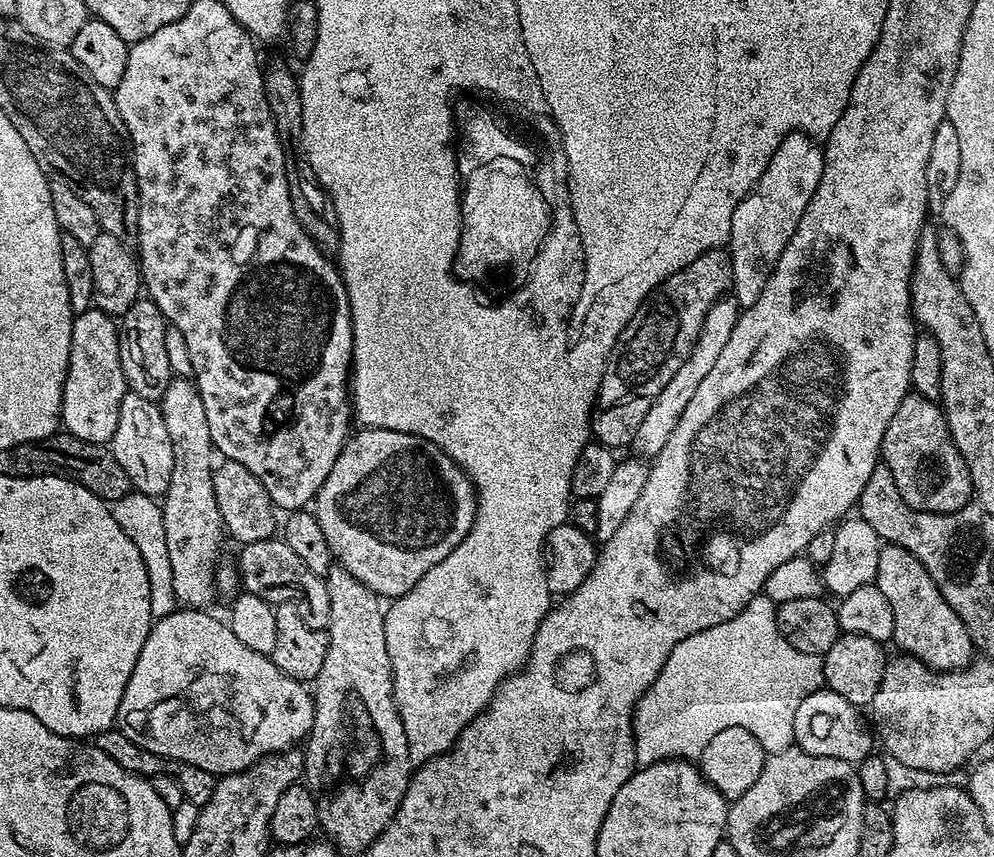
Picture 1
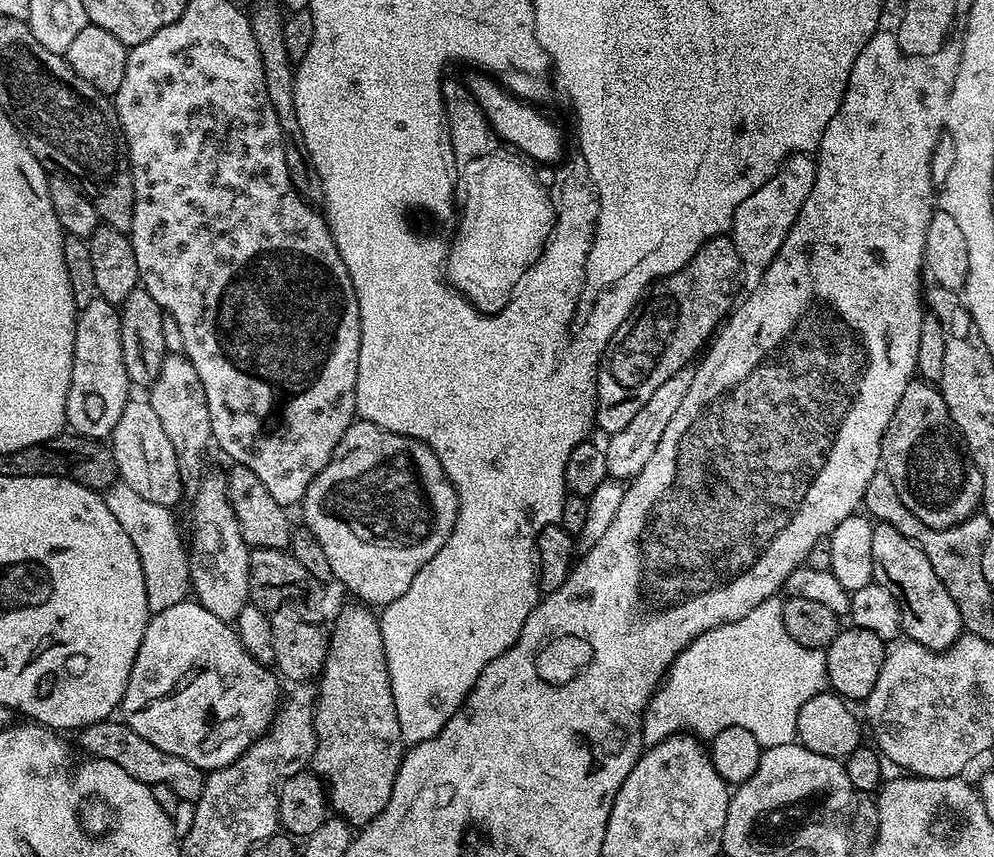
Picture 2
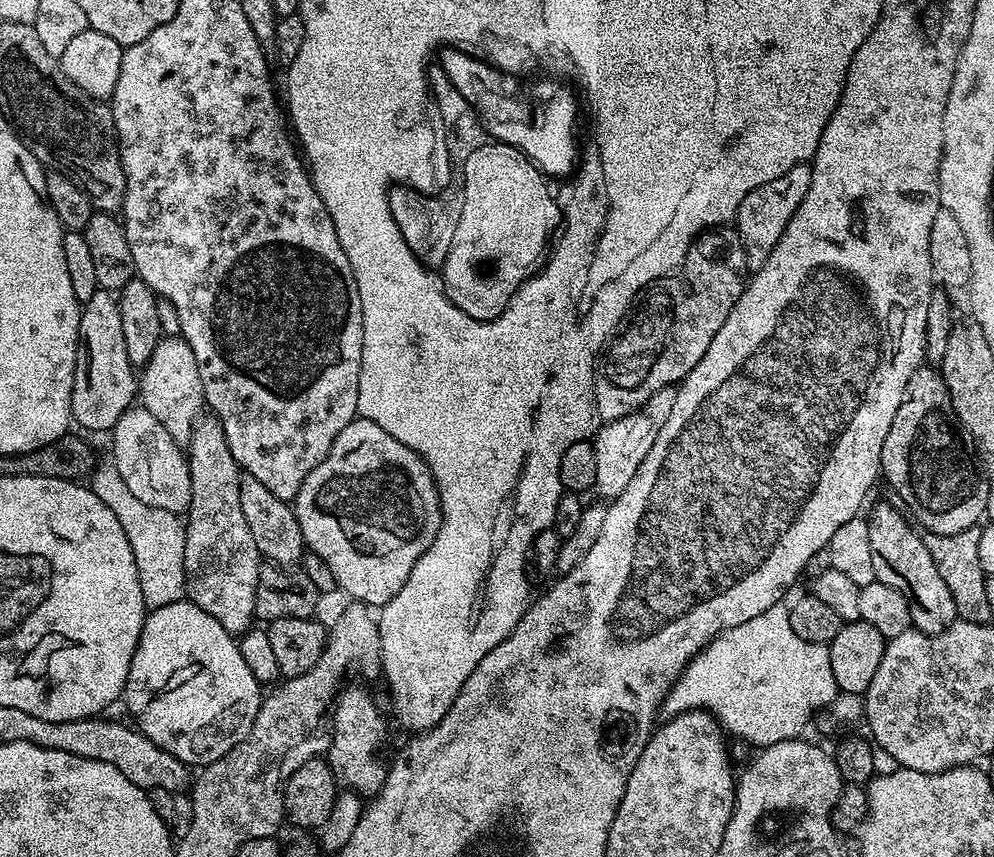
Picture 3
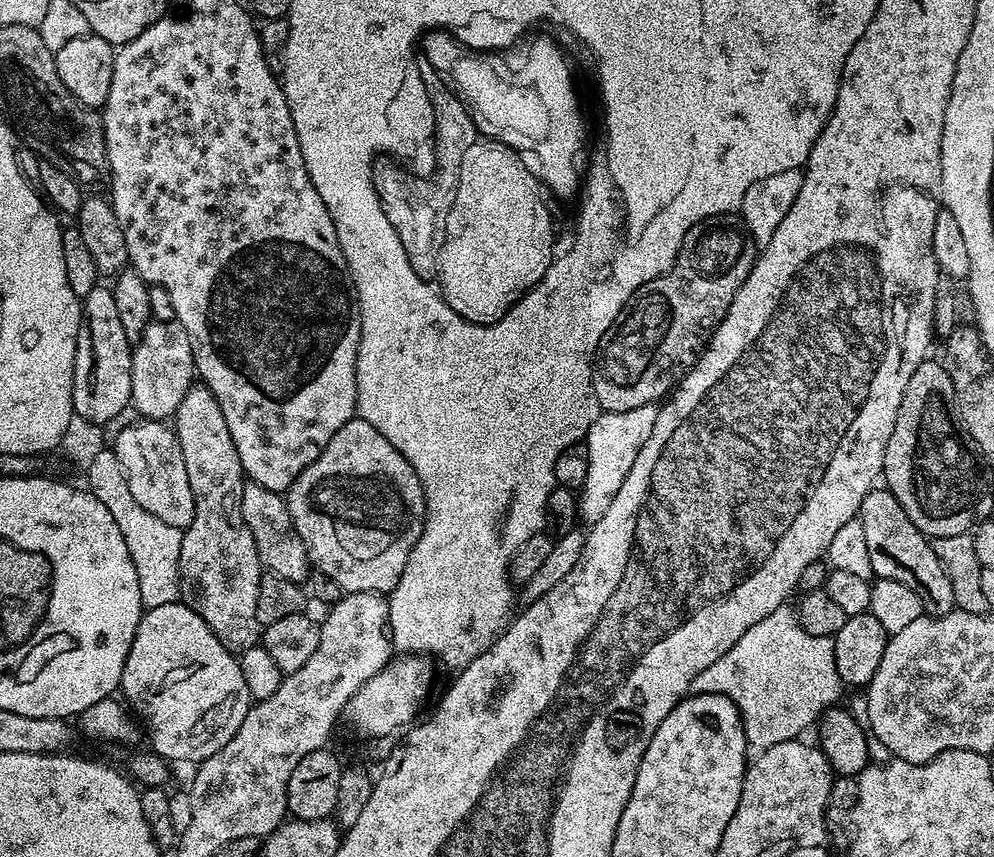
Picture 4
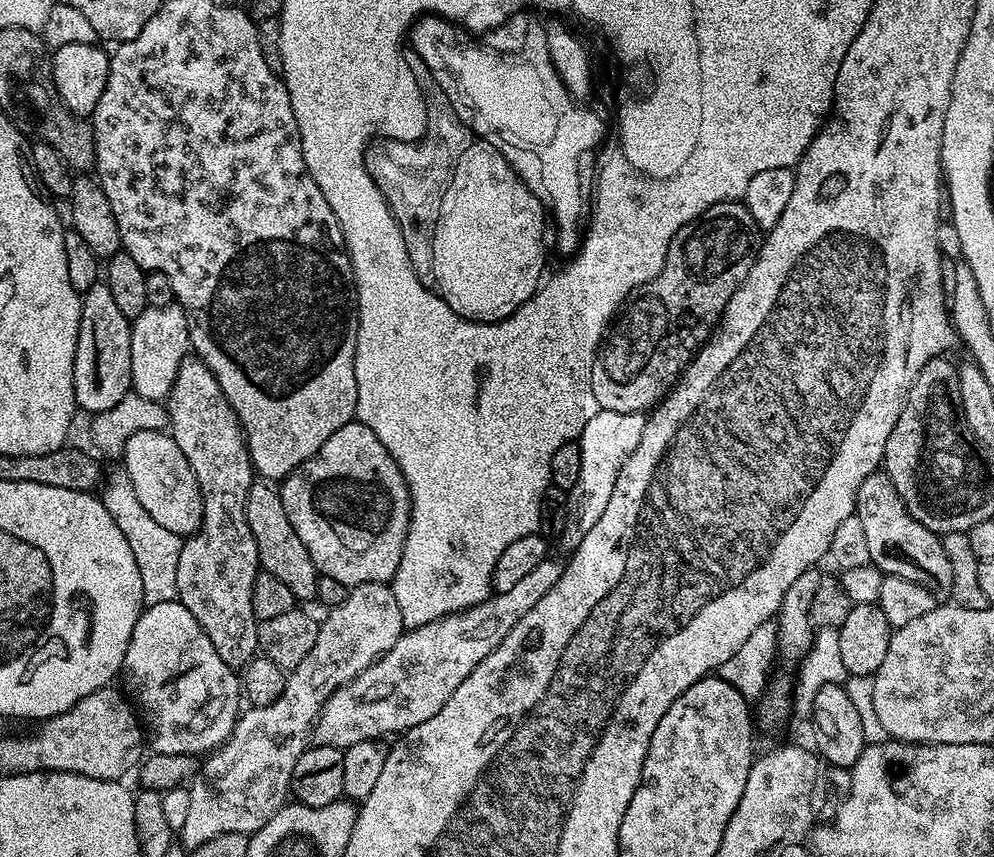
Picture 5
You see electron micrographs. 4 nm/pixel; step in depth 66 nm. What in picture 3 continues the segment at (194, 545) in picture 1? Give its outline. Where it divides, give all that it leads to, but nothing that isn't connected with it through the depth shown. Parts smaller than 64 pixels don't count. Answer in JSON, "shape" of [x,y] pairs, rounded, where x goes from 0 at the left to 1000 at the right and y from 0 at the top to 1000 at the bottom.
{"shape":[[[165,392],[155,404],[151,422],[147,422],[139,434],[139,467],[144,476],[151,478],[178,518],[188,519],[193,510],[197,491],[206,480],[203,436],[199,436],[199,422],[195,422],[195,408],[184,392]]]}

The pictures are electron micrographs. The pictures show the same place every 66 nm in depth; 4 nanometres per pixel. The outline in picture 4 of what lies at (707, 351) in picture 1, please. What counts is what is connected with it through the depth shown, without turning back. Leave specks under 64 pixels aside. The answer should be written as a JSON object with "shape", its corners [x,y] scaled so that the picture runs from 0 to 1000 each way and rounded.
{"shape":[[[660,471],[638,474],[638,478],[625,481],[605,480],[598,497],[594,497],[590,510],[590,562],[581,572],[581,602],[589,613],[595,614],[604,608],[614,586],[618,586],[626,562],[630,562],[630,553],[634,553],[634,544],[638,544],[638,534],[642,534],[642,525],[650,520],[650,511],[654,511],[654,502],[658,502],[658,492],[662,492],[663,482]]]}

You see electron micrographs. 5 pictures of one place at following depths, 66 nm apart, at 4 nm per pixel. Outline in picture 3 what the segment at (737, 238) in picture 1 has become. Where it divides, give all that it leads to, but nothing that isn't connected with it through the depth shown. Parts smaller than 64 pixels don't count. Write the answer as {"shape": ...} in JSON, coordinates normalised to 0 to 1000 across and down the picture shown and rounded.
{"shape":[[[813,191],[795,194],[795,198],[791,198],[791,203],[785,204],[784,208],[779,208],[779,212],[771,212],[771,217],[755,222],[755,226],[746,231],[740,246],[738,265],[744,272],[746,287],[751,292],[754,319],[763,316],[771,306],[771,301],[775,301],[775,292],[783,287],[787,268],[791,268],[795,254],[799,254],[799,245],[807,240],[807,231],[811,231],[811,222],[815,222],[816,207],[817,198]]]}

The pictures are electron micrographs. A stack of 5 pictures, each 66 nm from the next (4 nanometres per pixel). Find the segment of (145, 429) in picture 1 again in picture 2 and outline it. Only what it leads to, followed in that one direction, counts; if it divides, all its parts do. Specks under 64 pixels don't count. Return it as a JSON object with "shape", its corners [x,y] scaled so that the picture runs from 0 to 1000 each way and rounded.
{"shape":[[[130,464],[127,469],[127,478],[123,478],[123,488],[119,488],[119,497],[115,497],[111,510],[113,532],[117,537],[117,548],[120,559],[131,572],[143,576],[150,586],[159,586],[159,590],[173,593],[181,583],[181,574],[186,573],[185,564],[181,561],[179,553],[179,534],[175,534],[175,520],[171,520],[171,511],[167,511],[167,502],[163,502],[163,492],[159,483],[155,483],[155,474],[147,464]]]}

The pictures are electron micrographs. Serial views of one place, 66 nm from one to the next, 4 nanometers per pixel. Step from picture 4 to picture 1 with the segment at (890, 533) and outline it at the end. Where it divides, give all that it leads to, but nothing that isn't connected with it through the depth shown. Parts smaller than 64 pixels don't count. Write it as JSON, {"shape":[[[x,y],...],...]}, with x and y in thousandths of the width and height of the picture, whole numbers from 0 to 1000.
{"shape":[[[889,635],[883,646],[883,665],[879,678],[883,688],[891,693],[895,712],[899,712],[899,740],[897,747],[906,762],[926,770],[944,784],[957,784],[972,779],[980,765],[976,740],[968,730],[968,721],[956,712],[952,700],[940,684],[940,674],[932,670],[932,660],[902,635]]]}

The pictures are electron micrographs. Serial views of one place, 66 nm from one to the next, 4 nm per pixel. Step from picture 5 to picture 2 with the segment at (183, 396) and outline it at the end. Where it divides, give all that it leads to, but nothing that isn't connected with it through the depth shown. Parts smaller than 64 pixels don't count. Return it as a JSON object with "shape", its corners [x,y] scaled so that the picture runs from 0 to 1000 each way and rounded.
{"shape":[[[206,550],[201,558],[201,565],[195,572],[197,579],[193,583],[193,632],[191,628],[191,638],[189,643],[189,679],[191,683],[192,694],[197,704],[201,705],[207,712],[211,712],[211,716],[216,716],[217,720],[224,723],[235,726],[239,721],[239,716],[243,716],[243,712],[251,705],[249,690],[252,688],[252,641],[249,634],[243,628],[243,618],[239,614],[239,604],[235,604],[235,590],[231,590],[231,581],[229,580],[229,558],[224,550],[212,551]]]}

